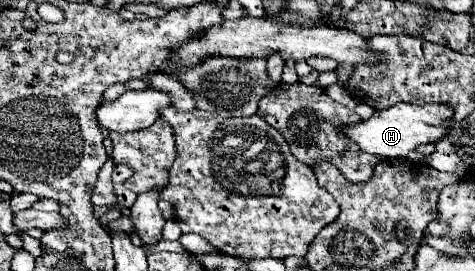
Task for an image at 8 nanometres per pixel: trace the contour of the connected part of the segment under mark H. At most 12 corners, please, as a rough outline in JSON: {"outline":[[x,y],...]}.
{"outline":[[396,104],[340,130],[362,152],[404,158],[444,138],[444,104]]}

